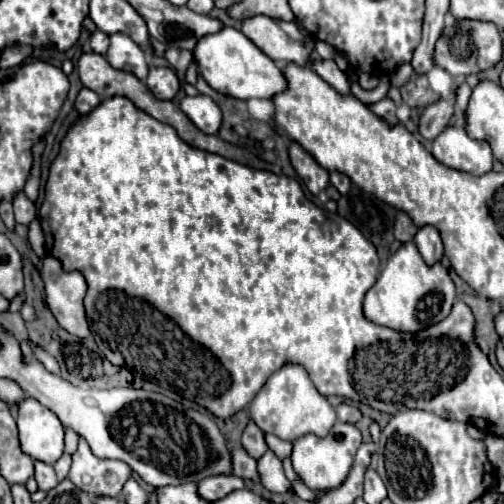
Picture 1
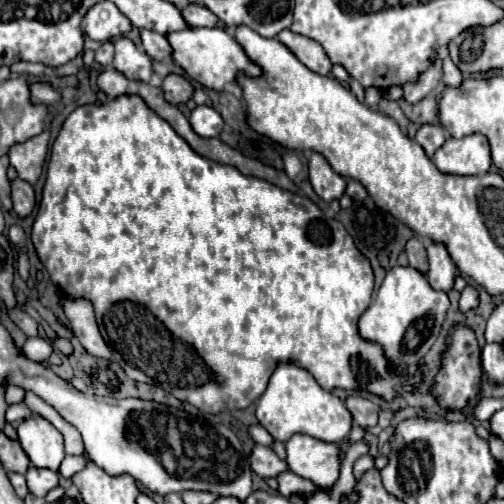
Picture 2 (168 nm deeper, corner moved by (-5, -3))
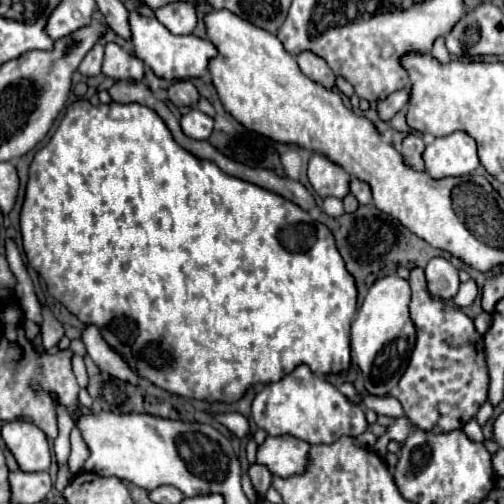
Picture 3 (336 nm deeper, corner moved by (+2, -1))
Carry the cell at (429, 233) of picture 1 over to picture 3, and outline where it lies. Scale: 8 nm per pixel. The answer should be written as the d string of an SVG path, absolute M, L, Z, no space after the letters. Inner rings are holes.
M435 257L429 261L425 267L425 277L427 277L427 287L429 293L441 299L451 299L455 297L459 289L459 275L457 269L443 257Z

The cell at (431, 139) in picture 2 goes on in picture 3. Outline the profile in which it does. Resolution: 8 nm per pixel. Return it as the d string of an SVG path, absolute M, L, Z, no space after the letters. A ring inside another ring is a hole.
M409 133L403 141L403 147L401 147L401 155L405 159L405 165L413 167L415 171L425 171L425 163L423 163L423 157L421 157L423 149L425 149L425 143L423 143L421 135Z

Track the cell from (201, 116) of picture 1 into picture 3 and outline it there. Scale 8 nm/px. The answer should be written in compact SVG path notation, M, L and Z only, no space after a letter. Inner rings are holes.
M191 109L187 115L181 117L181 129L191 139L209 139L213 131L213 119L199 109Z

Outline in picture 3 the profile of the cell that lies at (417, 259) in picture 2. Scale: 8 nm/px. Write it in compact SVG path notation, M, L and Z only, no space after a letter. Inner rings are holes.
M411 269L409 285L413 291L409 317L417 327L417 343L409 367L399 381L397 399L415 429L435 435L463 429L487 401L489 371L483 353L483 337L461 309L429 295L423 269Z

